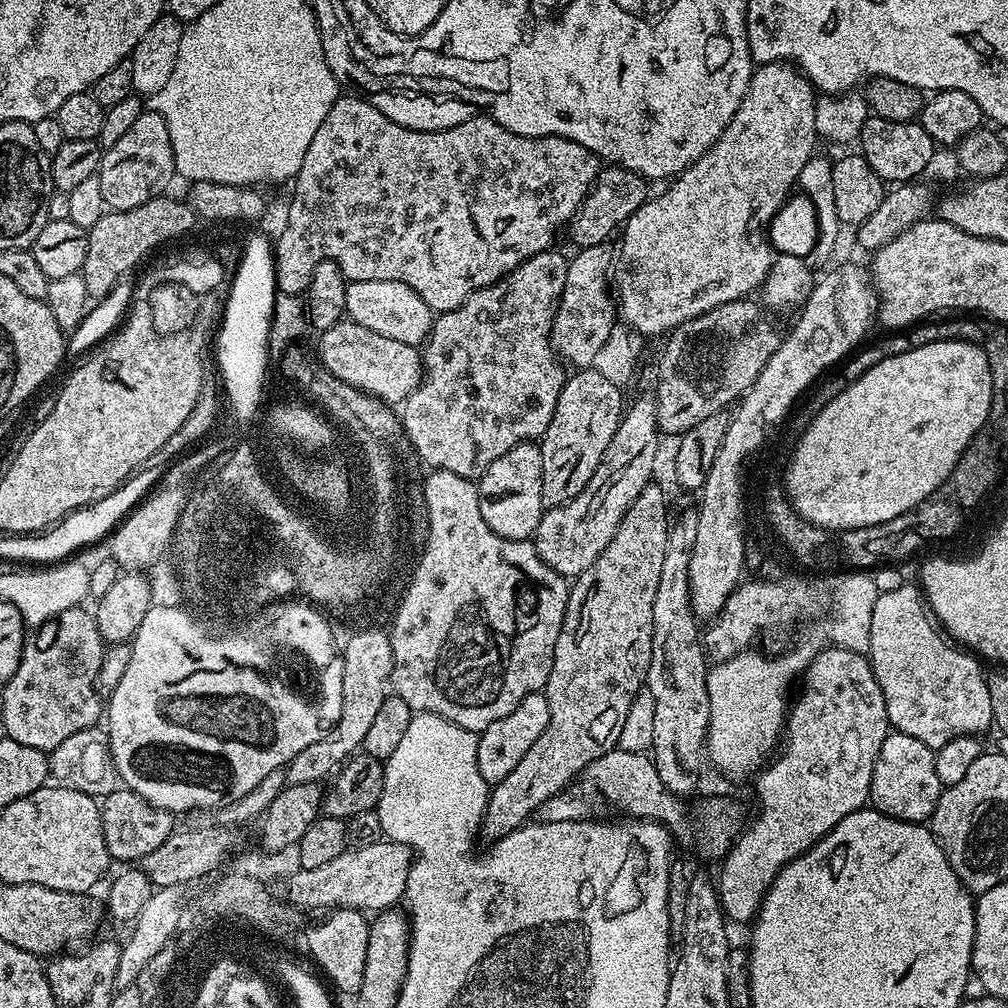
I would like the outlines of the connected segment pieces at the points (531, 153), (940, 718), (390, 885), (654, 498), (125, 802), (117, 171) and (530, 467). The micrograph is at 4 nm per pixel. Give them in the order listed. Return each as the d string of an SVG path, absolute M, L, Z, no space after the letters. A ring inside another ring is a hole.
M360 94L337 95L334 106L330 106L330 114L318 126L310 147L306 150L306 158L302 158L302 166L294 178L296 189L292 192L292 201L288 204L288 221L280 232L280 237L274 240L274 259L276 262L276 286L281 293L299 297L308 290L308 283L314 274L314 266L323 260L332 260L342 270L347 281L371 279L388 279L390 282L404 282L425 300L433 313L449 312L470 294L479 288L498 282L506 274L510 274L524 260L534 254L542 254L553 247L556 235L561 235L562 229L571 220L573 214L580 208L580 203L588 196L592 183L602 171L602 161L586 146L574 142L565 136L523 136L514 134L514 130L506 130L496 119L481 114L471 116L458 126L450 126L433 132L410 130L382 114L370 101Z
M905 582L900 589L879 593L873 599L870 646L866 655L878 686L884 692L889 725L895 731L910 734L910 738L918 738L918 742L935 750L959 736L979 737L980 732L993 727L990 690L985 673L980 673L981 661L971 651L961 650L955 643L945 639L937 621L930 615L921 589L915 583L912 584Z
M381 838L375 844L362 846L361 848L352 846L344 852L338 854L336 858L327 862L324 866L317 866L314 869L300 868L289 878L286 889L289 892L289 902L291 907L297 910L303 908L324 908L332 910L335 908L357 908L365 914L375 914L391 909L393 906L405 899L406 880L412 869L414 853L406 844L398 844L395 840Z
M653 482L644 487L622 518L606 550L602 550L596 561L581 576L575 577L571 585L562 630L558 634L558 642L554 642L550 678L543 690L550 702L550 722L546 722L546 730L542 730L538 742L526 750L522 762L518 762L518 766L514 766L514 770L510 770L510 774L506 774L506 778L502 778L502 782L495 784L487 793L479 820L480 832L488 842L495 842L509 836L516 828L523 828L542 802L564 792L571 785L568 783L575 776L579 777L590 762L594 762L594 758L602 758L602 754L618 745L626 714L648 679L652 653L654 594L658 591L658 577L662 575L662 561L666 559L670 531L668 504L658 484Z
M123 786L117 787L115 792L103 797L100 817L108 855L113 861L143 862L150 854L154 854L154 850L158 850L158 846L162 846L162 842L166 842L166 838L174 834L177 827L175 826L177 817L173 813L146 802L146 798Z
M146 110L114 142L114 146L103 149L100 157L100 185L105 205L113 212L134 210L142 202L150 202L156 196L163 196L169 191L168 183L177 175L174 162L174 150L170 142L170 130L162 114Z
M525 442L506 450L502 458L490 462L490 466L478 478L480 509L486 526L503 540L527 540L535 537L538 522L544 517L542 502L542 454L536 442Z

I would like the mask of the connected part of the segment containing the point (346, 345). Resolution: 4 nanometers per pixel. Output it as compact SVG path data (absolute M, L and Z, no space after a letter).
M345 318L319 333L318 357L326 370L342 382L359 388L371 396L387 402L403 402L420 385L422 379L422 356L415 347L393 338L382 337L355 321Z

